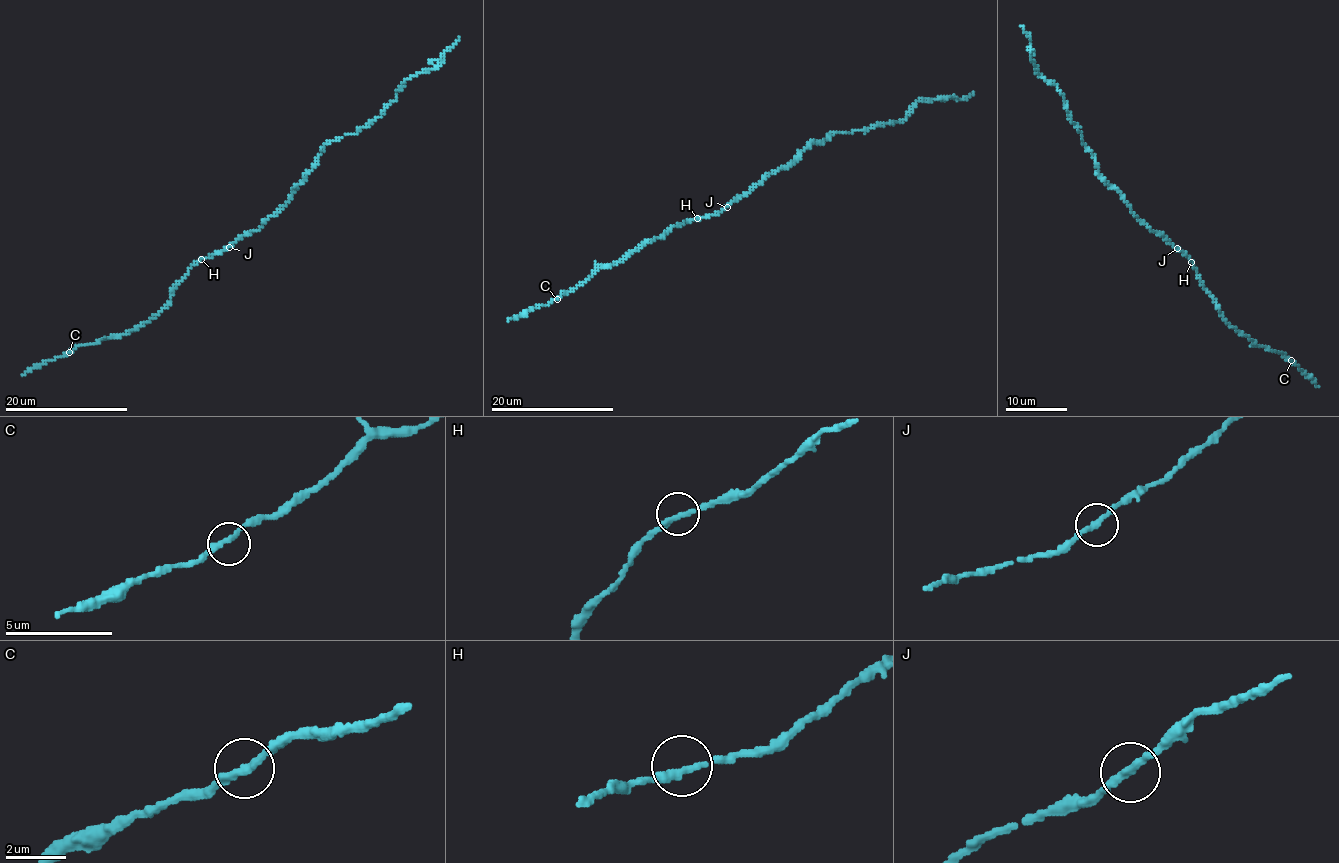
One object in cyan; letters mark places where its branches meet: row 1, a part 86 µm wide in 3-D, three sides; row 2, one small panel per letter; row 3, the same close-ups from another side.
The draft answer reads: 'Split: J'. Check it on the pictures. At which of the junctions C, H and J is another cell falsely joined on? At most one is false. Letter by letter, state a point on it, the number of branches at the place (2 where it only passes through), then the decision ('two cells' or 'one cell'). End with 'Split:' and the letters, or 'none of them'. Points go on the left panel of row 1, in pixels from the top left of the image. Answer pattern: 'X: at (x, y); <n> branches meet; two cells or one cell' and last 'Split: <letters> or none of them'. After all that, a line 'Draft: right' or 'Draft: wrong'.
C: at (69, 352); 2 branches meet; one cell
H: at (201, 259); 2 branches meet; one cell
J: at (229, 247); 2 branches meet; one cell
Split: none of them
Draft: wrong

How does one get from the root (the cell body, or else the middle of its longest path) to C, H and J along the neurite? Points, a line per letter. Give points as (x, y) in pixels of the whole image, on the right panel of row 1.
C: (1157, 232), (1190, 261), (1201, 284), (1230, 326), (1250, 337), (1255, 345), (1281, 352), (1291, 360)
H: (1157, 232), (1191, 262)
J: (1157, 232), (1177, 248)

